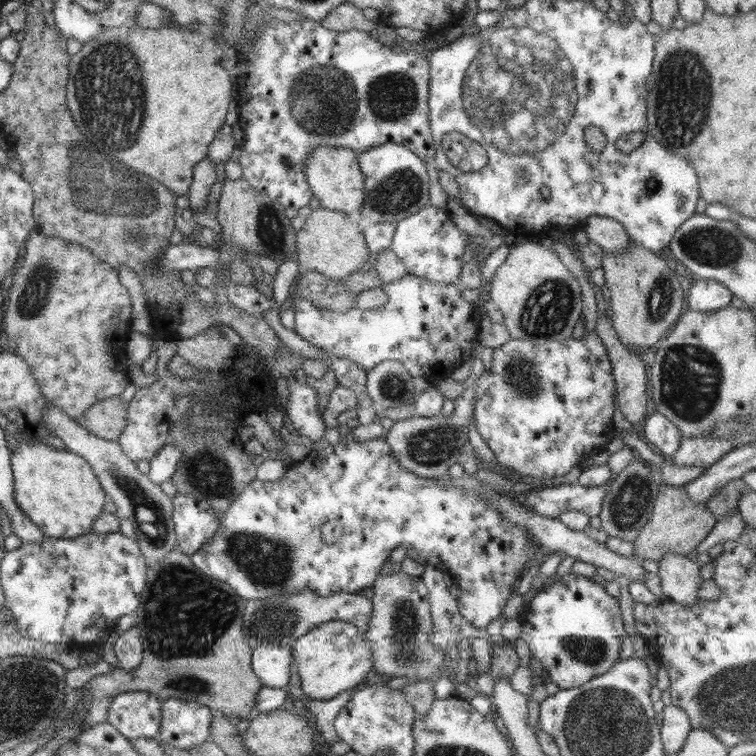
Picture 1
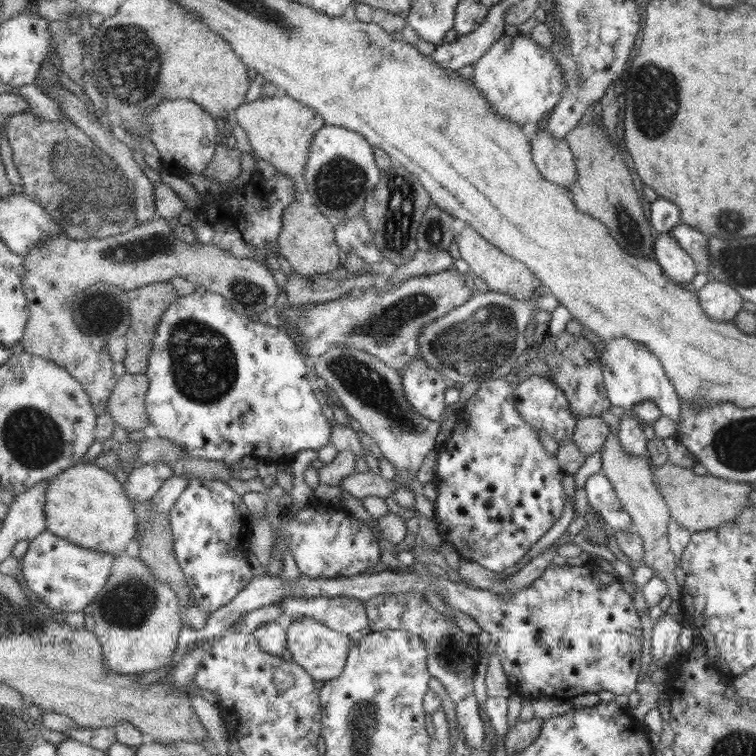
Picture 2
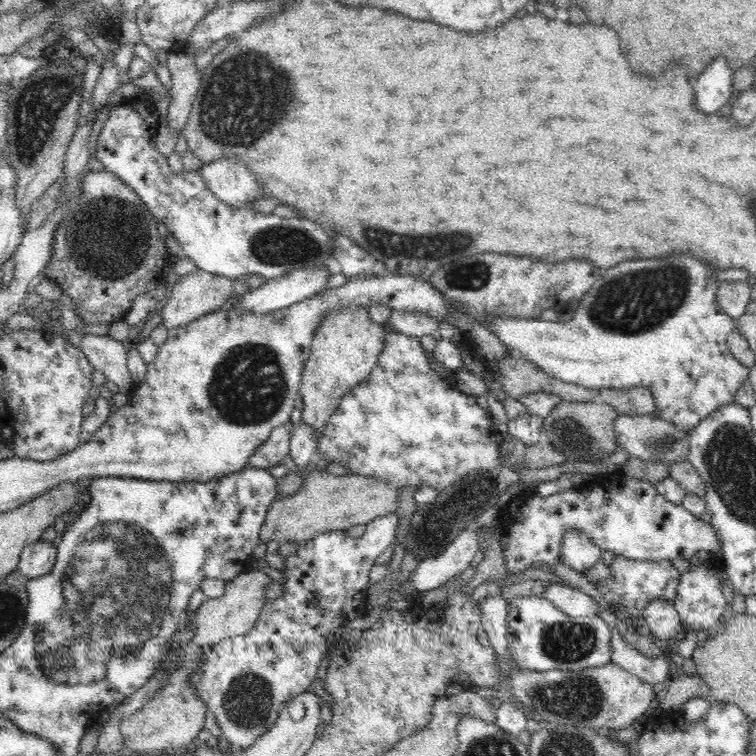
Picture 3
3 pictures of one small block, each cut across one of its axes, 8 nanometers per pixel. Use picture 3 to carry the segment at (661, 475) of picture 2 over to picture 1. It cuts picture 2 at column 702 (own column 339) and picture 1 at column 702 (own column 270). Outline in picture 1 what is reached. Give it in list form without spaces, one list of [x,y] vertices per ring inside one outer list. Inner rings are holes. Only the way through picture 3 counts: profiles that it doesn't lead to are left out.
[[[659,484],[660,492],[653,504],[650,520],[642,527],[633,542],[633,556],[640,563],[645,560],[660,562],[668,554],[687,555],[704,540],[717,522],[715,516],[704,506],[694,504],[682,487]]]

